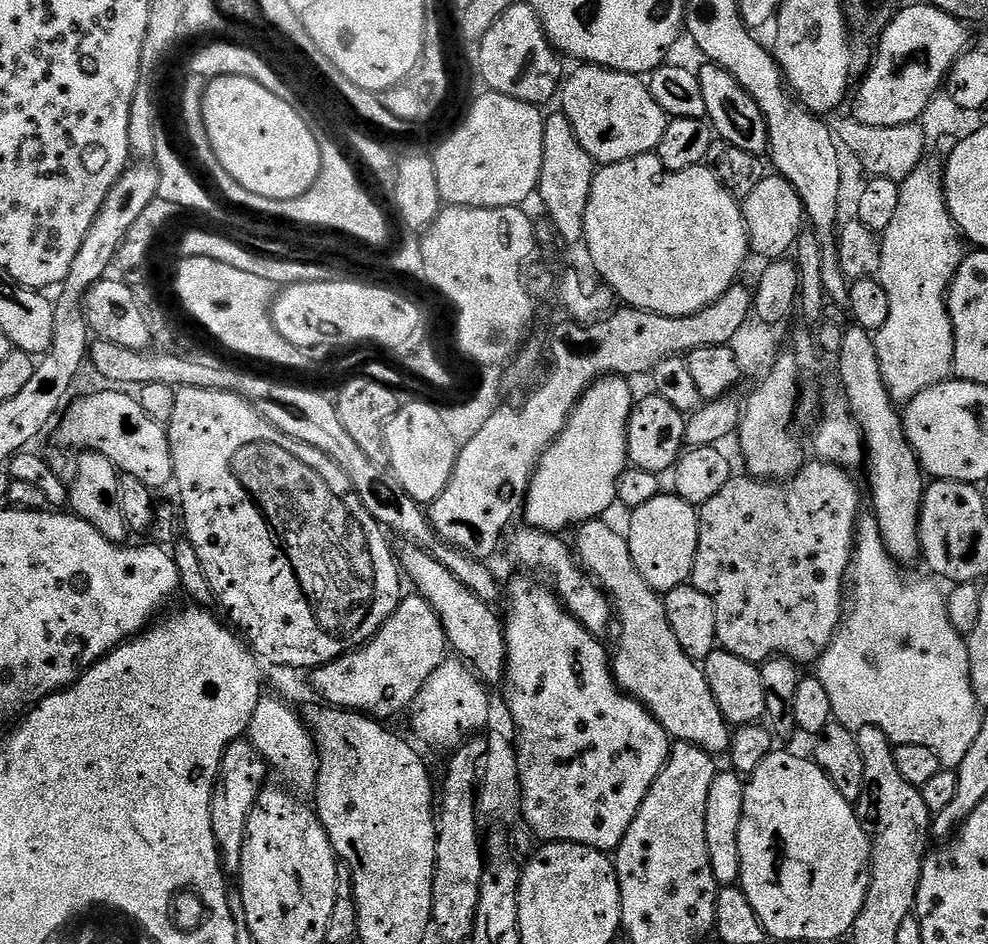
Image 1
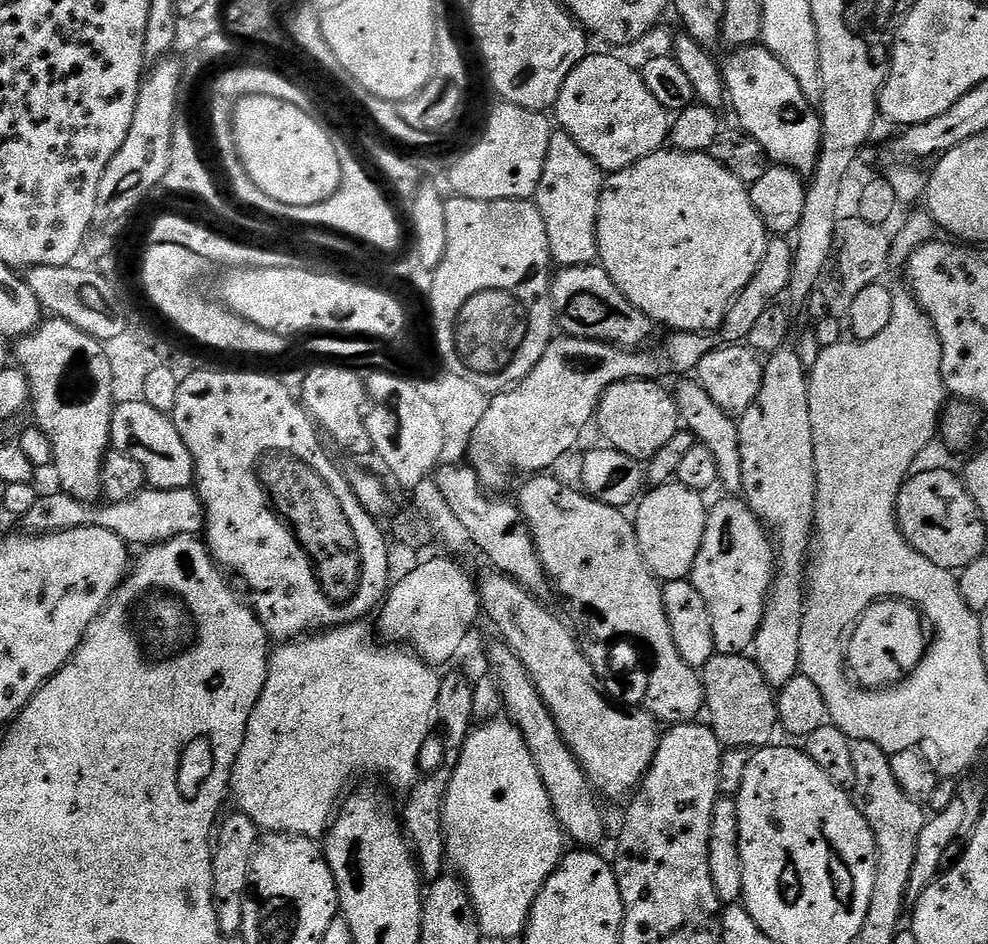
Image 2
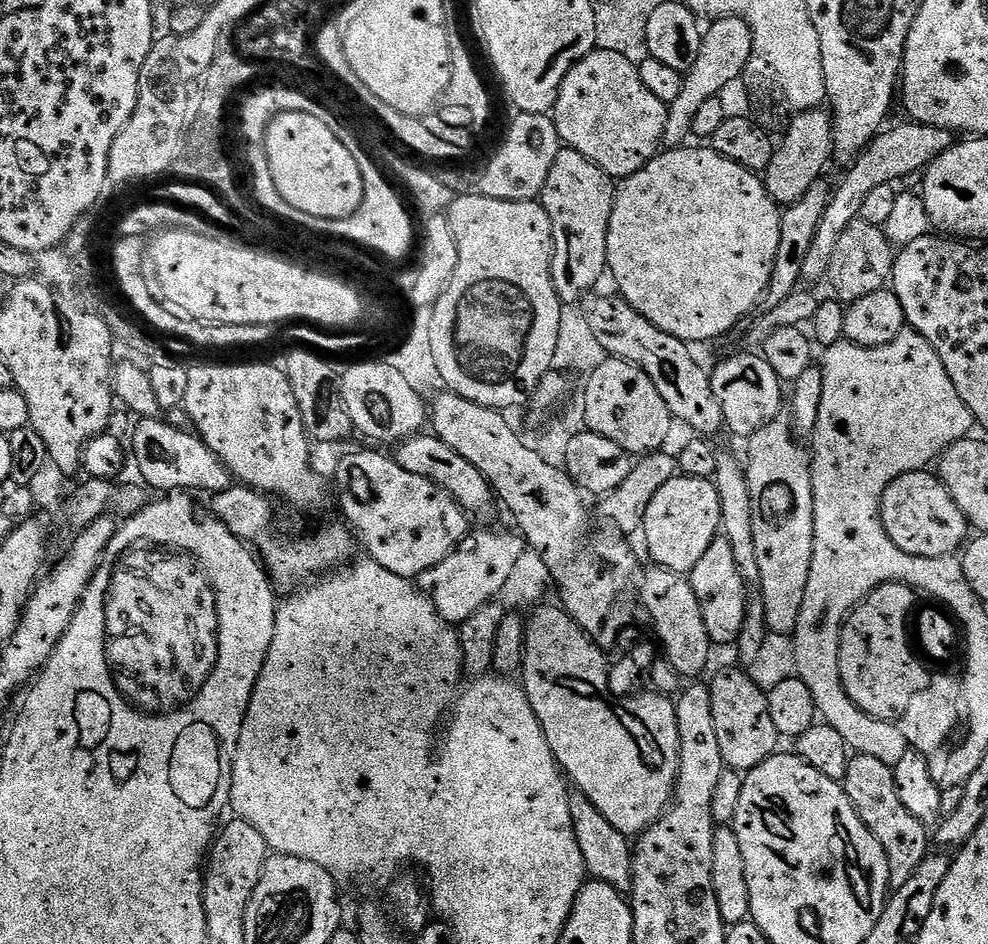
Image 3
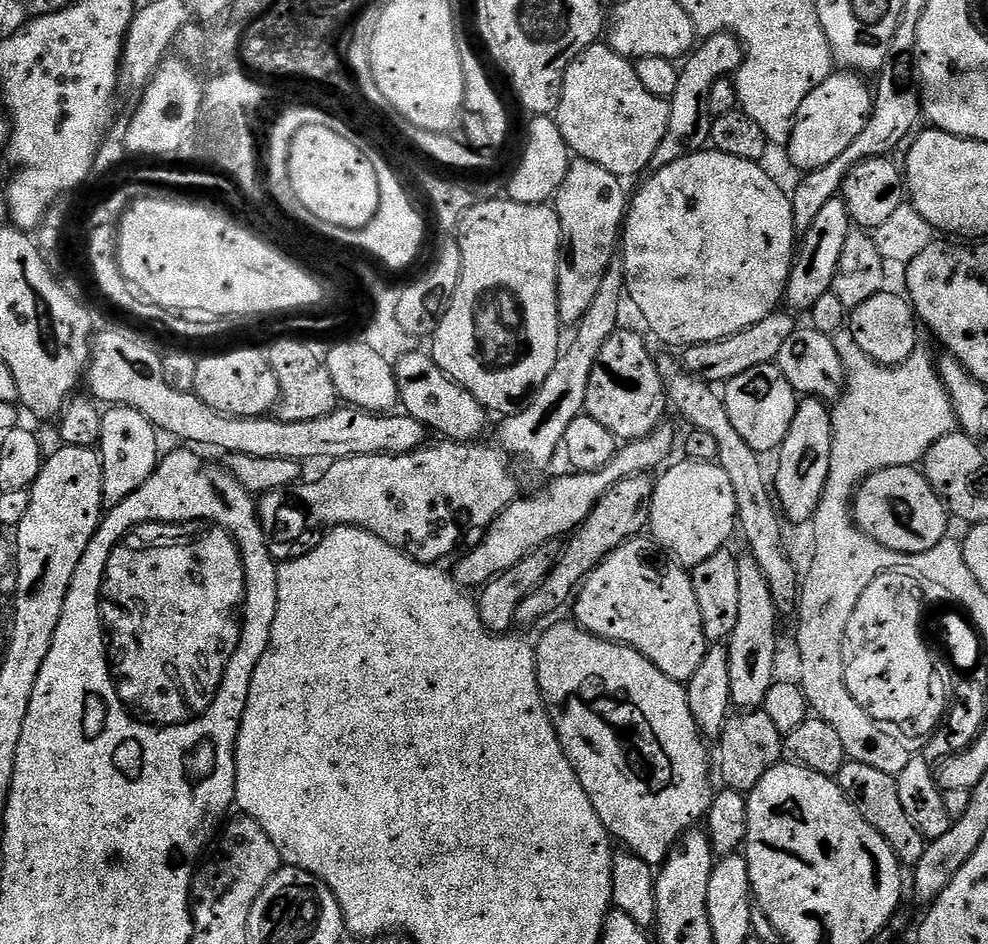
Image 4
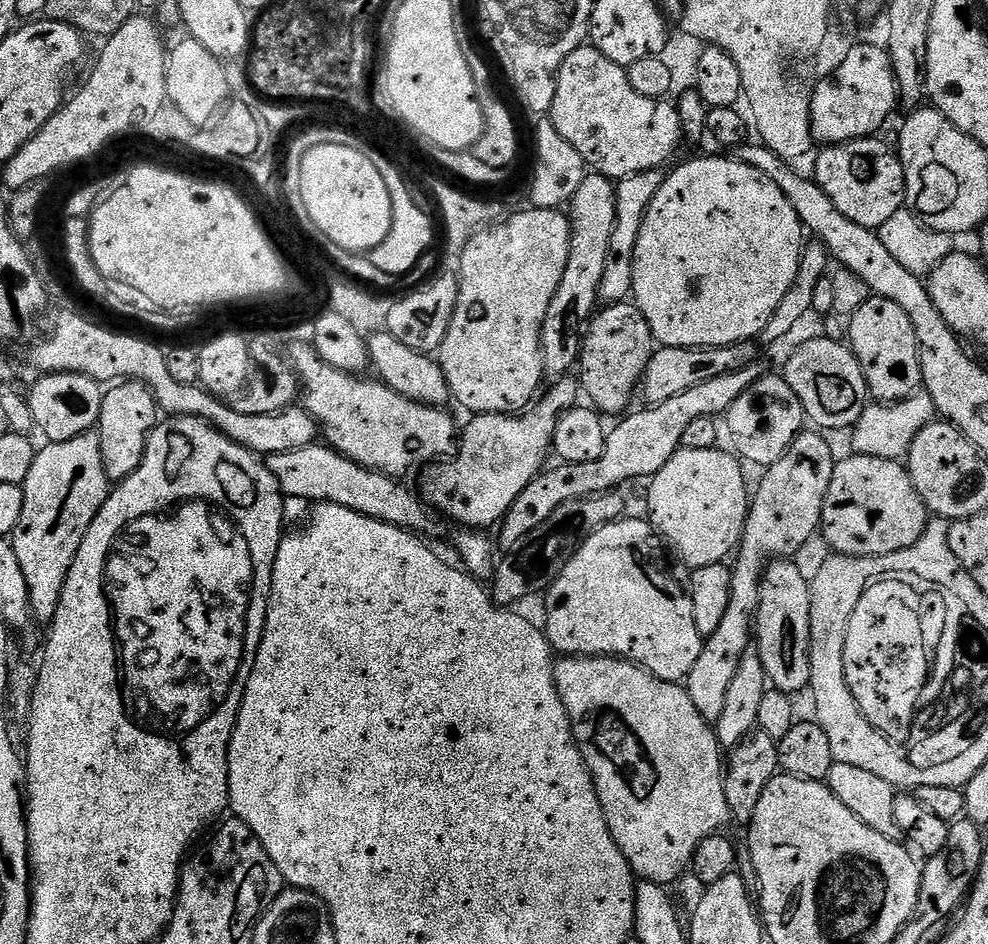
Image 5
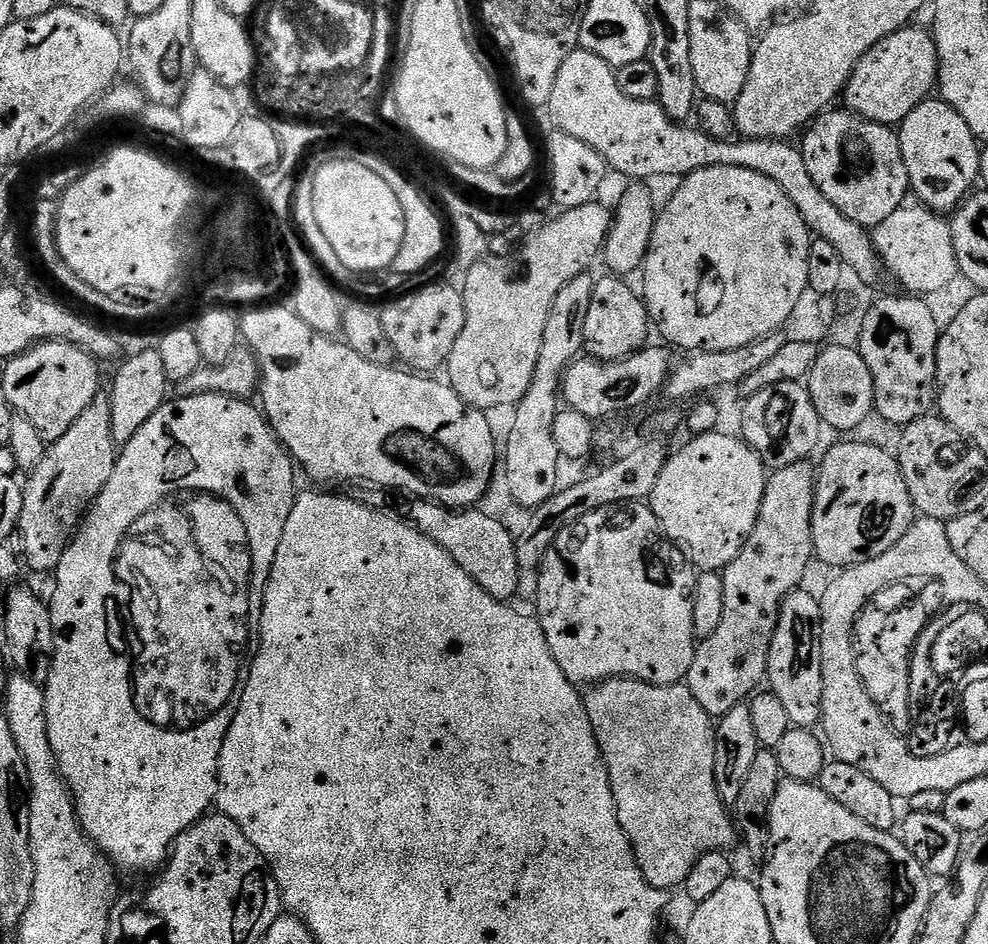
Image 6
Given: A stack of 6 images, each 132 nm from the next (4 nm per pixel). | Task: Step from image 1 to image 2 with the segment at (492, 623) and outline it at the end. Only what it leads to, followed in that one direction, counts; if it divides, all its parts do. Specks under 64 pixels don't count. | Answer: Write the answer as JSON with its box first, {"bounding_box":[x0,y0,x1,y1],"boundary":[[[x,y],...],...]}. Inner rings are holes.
{"bounding_box":[490,642,604,846],"boundary":[[[497,642],[493,648],[491,646],[490,664],[494,669],[503,711],[507,719],[524,735],[530,754],[534,758],[534,766],[538,766],[538,774],[546,786],[546,794],[550,794],[556,821],[560,823],[569,841],[577,840],[580,843],[577,845],[580,846],[596,846],[596,843],[604,836],[604,816],[596,805],[597,793],[584,772],[584,767],[580,765],[575,754],[568,749],[568,743],[558,730],[526,666],[503,642]]]}

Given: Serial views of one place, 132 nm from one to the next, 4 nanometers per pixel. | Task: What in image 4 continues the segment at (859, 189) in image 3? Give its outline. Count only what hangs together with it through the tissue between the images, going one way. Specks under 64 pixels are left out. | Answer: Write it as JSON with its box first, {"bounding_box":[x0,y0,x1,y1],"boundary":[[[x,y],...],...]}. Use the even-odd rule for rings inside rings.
{"bounding_box":[783,198,849,313],"boundary":[[[837,198],[822,206],[821,212],[814,217],[814,222],[810,222],[810,226],[799,237],[783,299],[783,303],[789,304],[787,307],[793,313],[811,313],[814,302],[818,302],[822,294],[832,291],[838,258],[842,258],[842,246],[846,246],[849,231],[848,208],[843,199]]]}

